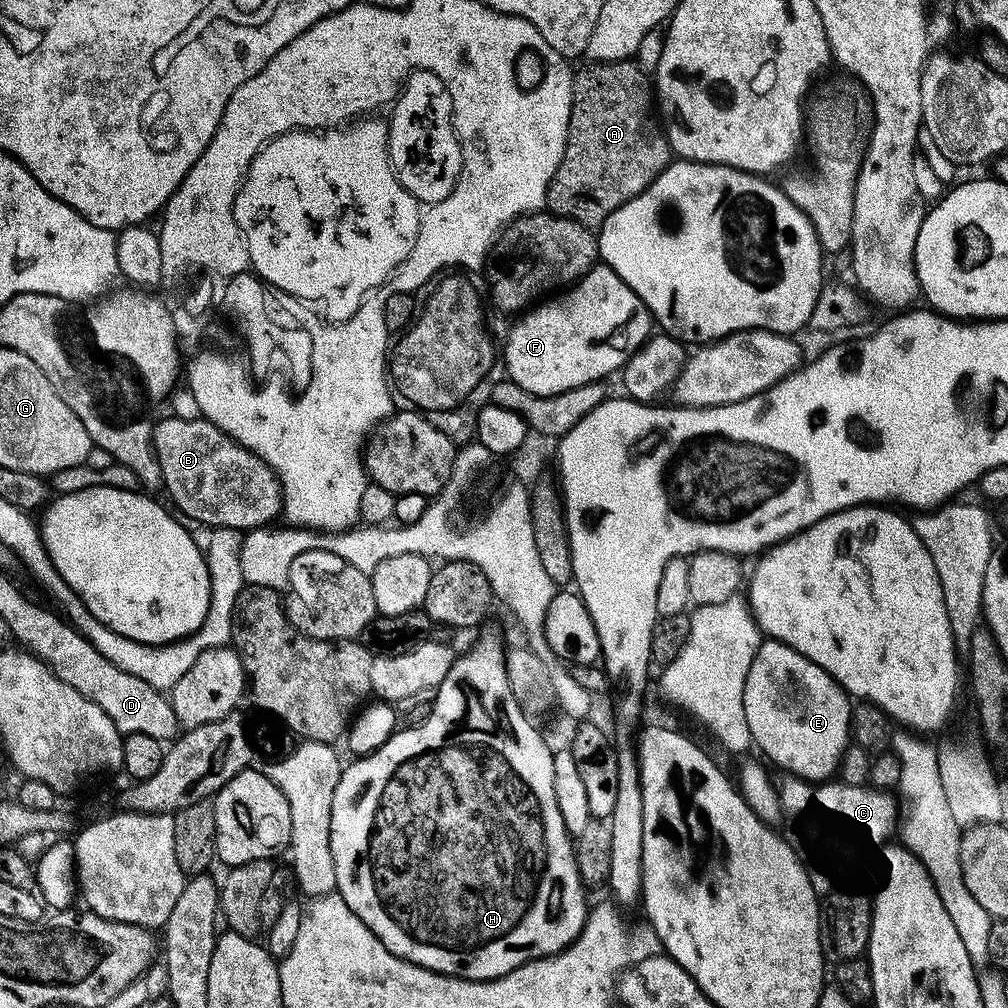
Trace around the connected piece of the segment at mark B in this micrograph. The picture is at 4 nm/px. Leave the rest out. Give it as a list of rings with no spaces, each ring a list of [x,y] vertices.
[[[173,414],[152,424],[152,441],[162,466],[166,492],[192,520],[213,528],[263,529],[284,507],[284,490],[276,471],[258,454],[243,448],[203,418],[186,421]]]

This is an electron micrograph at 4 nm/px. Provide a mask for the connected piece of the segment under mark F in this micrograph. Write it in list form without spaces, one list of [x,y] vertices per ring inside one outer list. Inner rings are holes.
[[[603,262],[597,263],[582,279],[571,285],[566,294],[553,295],[529,307],[517,320],[520,321],[509,330],[508,340],[506,336],[502,344],[506,376],[522,386],[522,390],[535,396],[562,394],[571,388],[603,381],[603,376],[608,376],[611,372],[619,373],[626,361],[654,332],[652,313],[642,298],[638,298],[628,283]]]

